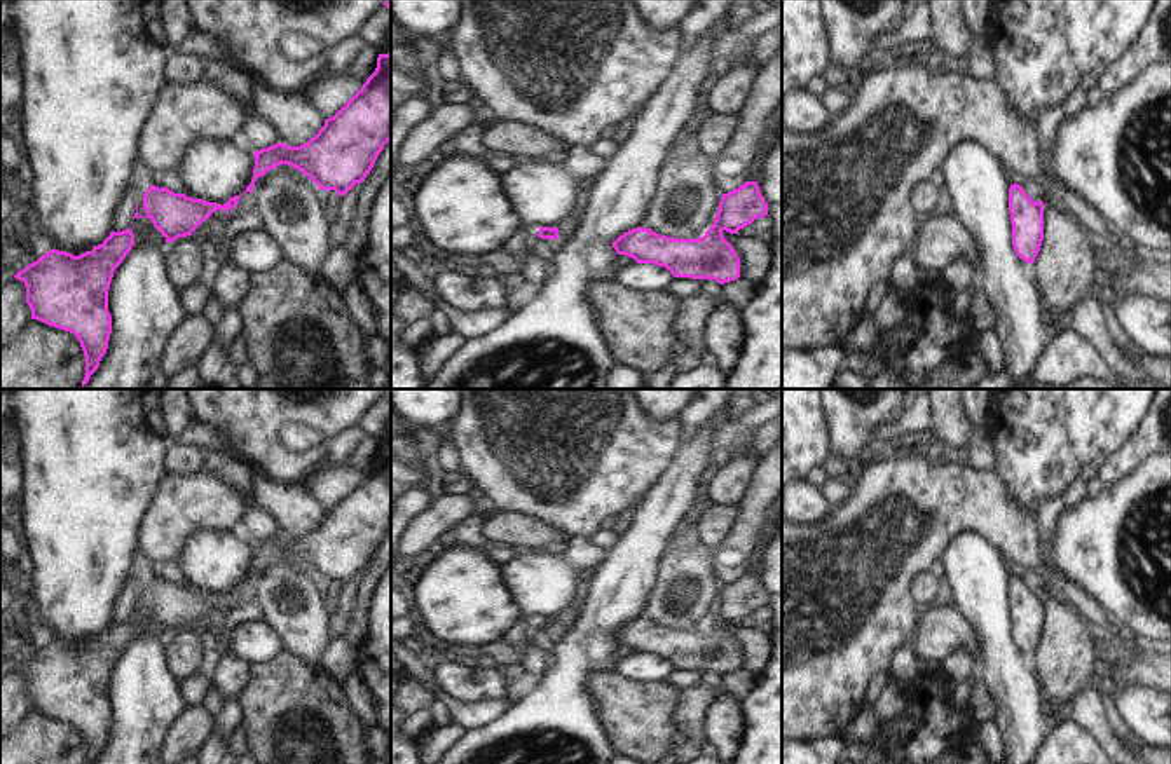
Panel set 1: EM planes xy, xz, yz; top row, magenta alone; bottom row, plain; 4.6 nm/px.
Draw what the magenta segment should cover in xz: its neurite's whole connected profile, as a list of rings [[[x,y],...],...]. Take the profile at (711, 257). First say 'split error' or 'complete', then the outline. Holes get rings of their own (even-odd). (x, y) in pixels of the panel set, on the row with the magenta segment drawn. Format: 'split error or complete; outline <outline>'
complete; outline [[[745,181],[722,194],[714,223],[703,237],[675,239],[637,227],[613,241],[613,248],[637,263],[665,267],[674,277],[714,279],[724,284],[740,277],[740,258],[722,232],[738,234],[766,215],[768,204],[757,181]]]

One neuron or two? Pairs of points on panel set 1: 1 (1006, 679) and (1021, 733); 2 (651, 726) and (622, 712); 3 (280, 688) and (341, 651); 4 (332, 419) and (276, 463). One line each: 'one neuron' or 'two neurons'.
1: one neuron
2: one neuron
3: two neurons
4: one neuron

